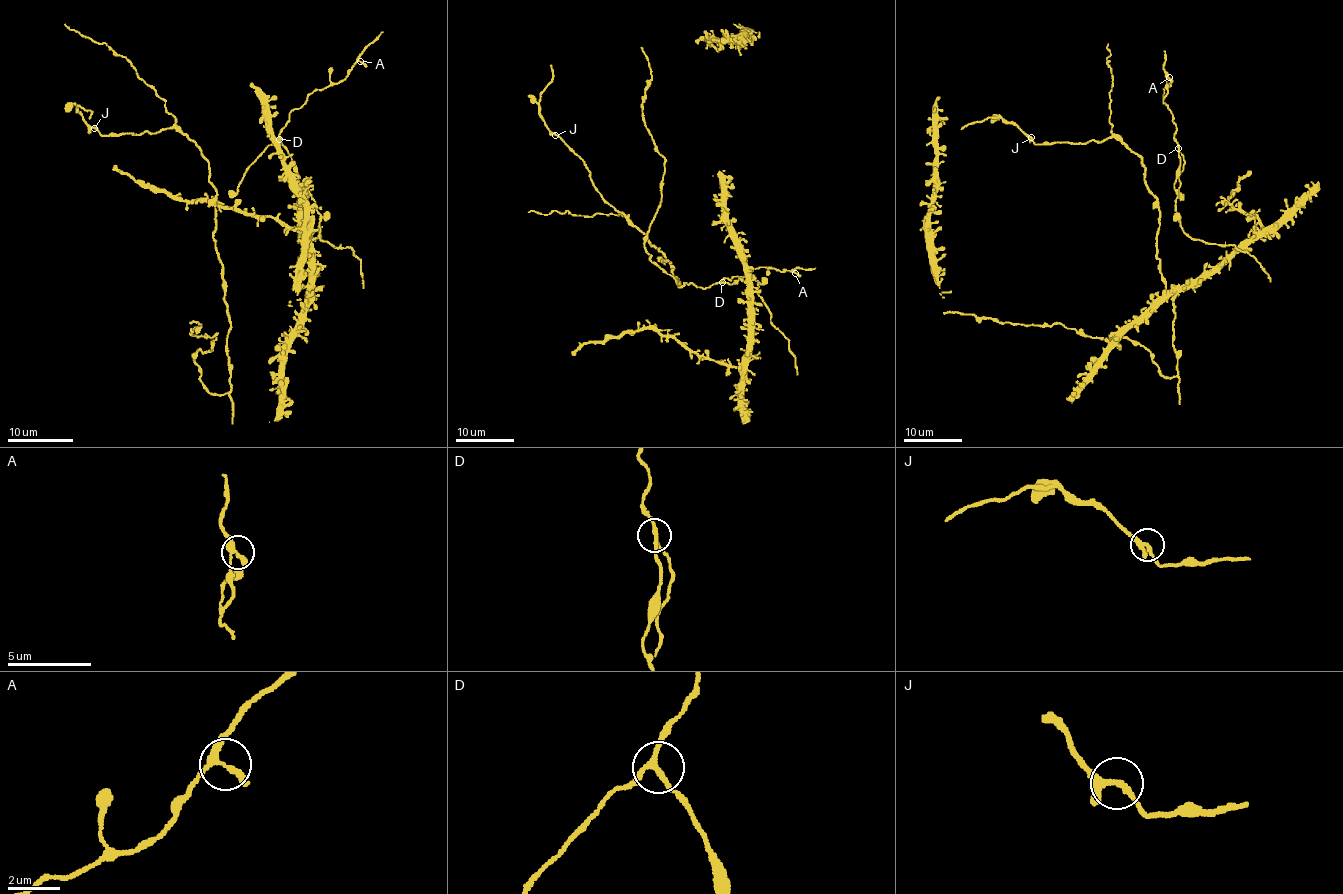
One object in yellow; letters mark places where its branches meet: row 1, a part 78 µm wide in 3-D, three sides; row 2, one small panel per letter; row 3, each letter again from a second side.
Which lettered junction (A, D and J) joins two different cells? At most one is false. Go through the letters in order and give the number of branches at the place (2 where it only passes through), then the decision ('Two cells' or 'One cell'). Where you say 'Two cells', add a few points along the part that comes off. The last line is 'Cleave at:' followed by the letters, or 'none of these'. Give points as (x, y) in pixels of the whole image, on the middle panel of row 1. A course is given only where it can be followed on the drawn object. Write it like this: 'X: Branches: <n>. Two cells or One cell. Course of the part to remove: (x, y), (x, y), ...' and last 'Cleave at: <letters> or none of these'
A: Branches: 3. One cell
D: Branches: 3. One cell
J: Branches: 3. One cell
Cleave at: none of these

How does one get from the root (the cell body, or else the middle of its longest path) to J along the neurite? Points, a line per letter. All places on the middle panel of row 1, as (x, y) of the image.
J: (676, 277), (670, 264), (662, 261), (665, 263), (665, 257), (659, 248), (603, 198), (585, 163), (555, 135)

